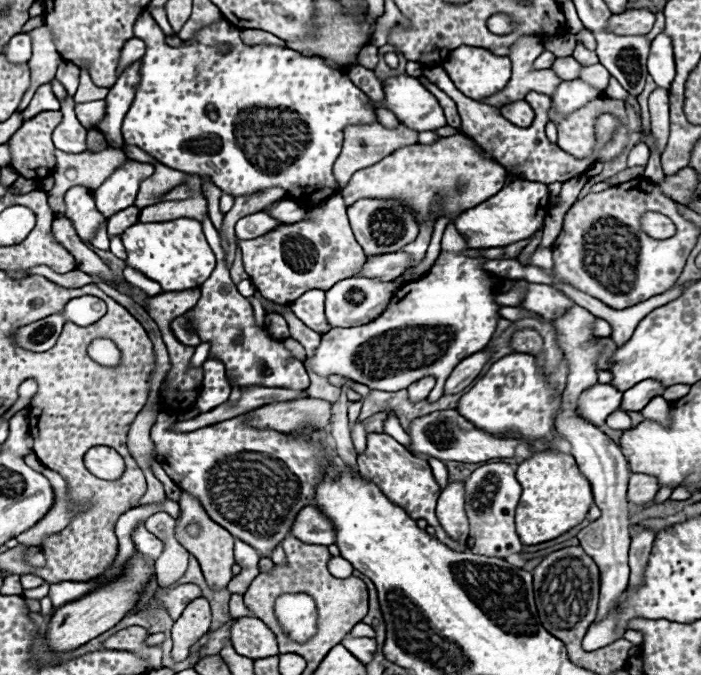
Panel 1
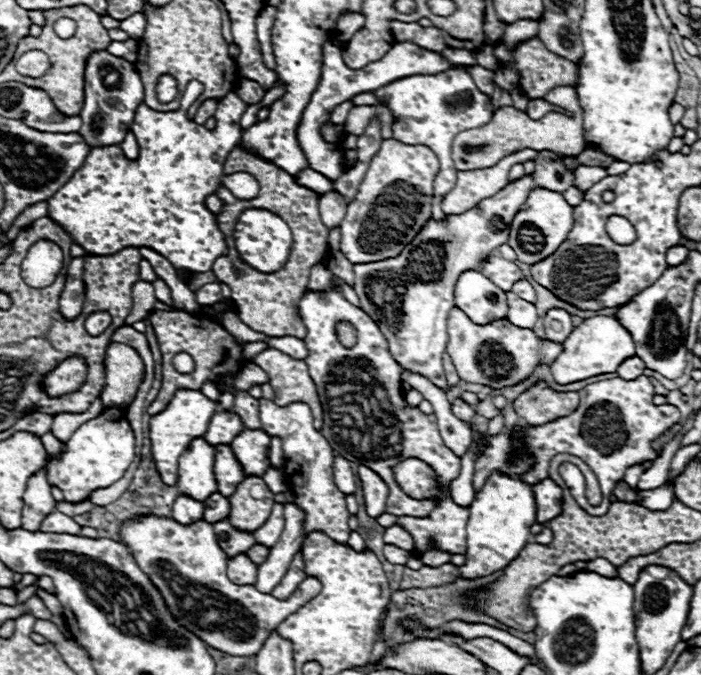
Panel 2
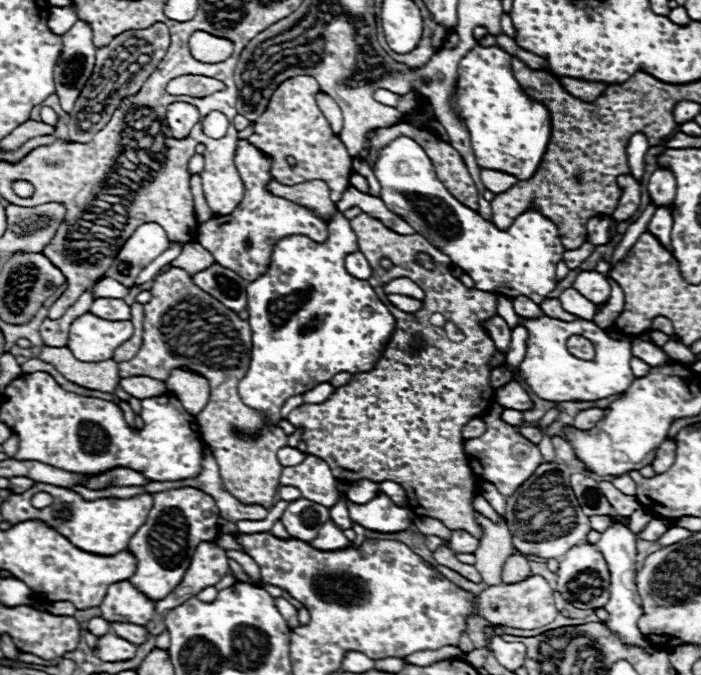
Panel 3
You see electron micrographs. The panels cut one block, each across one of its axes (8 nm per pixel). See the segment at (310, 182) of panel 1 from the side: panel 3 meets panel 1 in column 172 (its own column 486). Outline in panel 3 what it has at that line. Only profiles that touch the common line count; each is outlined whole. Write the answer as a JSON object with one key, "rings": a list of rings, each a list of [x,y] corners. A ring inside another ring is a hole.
{"rings":[[[474,46],[458,66],[458,96],[454,104],[468,126],[480,168],[506,172],[518,180],[534,176],[552,136],[552,120],[548,108],[532,100],[516,82],[508,52],[498,46]]]}

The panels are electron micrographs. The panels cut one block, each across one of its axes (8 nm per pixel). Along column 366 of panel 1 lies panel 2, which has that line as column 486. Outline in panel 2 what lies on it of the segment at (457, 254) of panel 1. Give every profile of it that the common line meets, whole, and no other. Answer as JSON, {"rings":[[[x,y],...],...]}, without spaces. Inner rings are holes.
{"rings":[[[452,308],[448,314],[446,352],[450,354],[462,380],[498,390],[506,386],[516,386],[518,382],[530,378],[538,364],[554,362],[562,352],[562,344],[540,340],[530,328],[518,328],[506,318],[494,320],[490,324],[474,324],[460,308]]]}

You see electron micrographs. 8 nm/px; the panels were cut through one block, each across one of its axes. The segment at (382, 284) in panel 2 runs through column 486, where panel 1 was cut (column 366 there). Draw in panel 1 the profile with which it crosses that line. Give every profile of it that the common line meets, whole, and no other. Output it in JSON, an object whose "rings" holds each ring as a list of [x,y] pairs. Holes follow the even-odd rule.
{"rings":[[[362,198],[348,206],[348,218],[358,244],[364,248],[366,256],[376,256],[378,252],[398,252],[418,236],[418,222],[414,212],[400,200],[378,200]]]}

